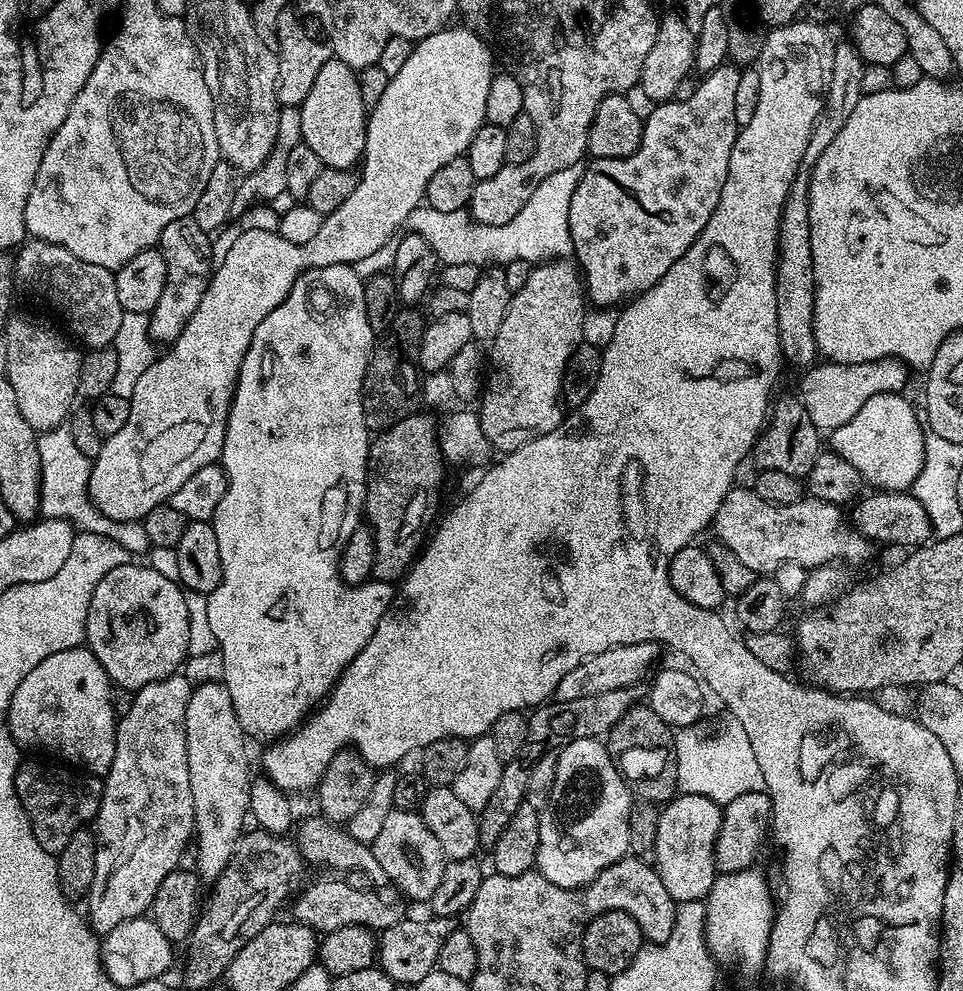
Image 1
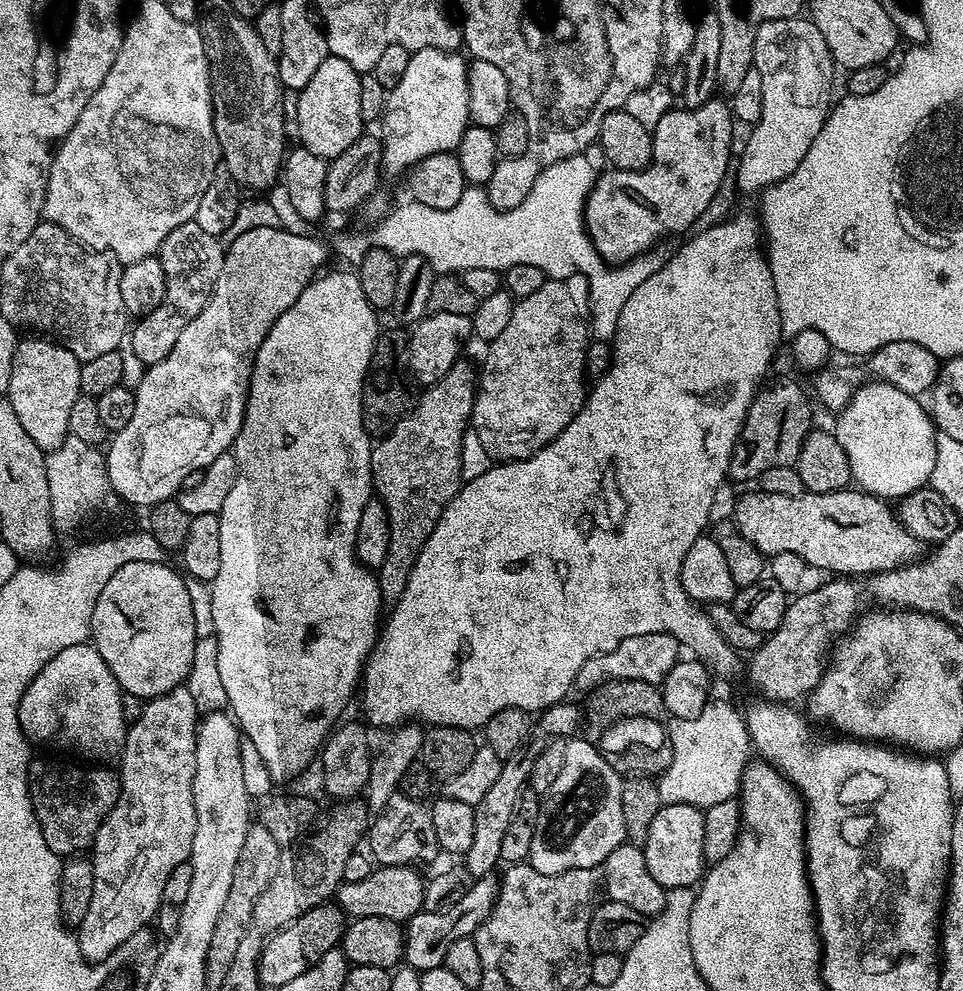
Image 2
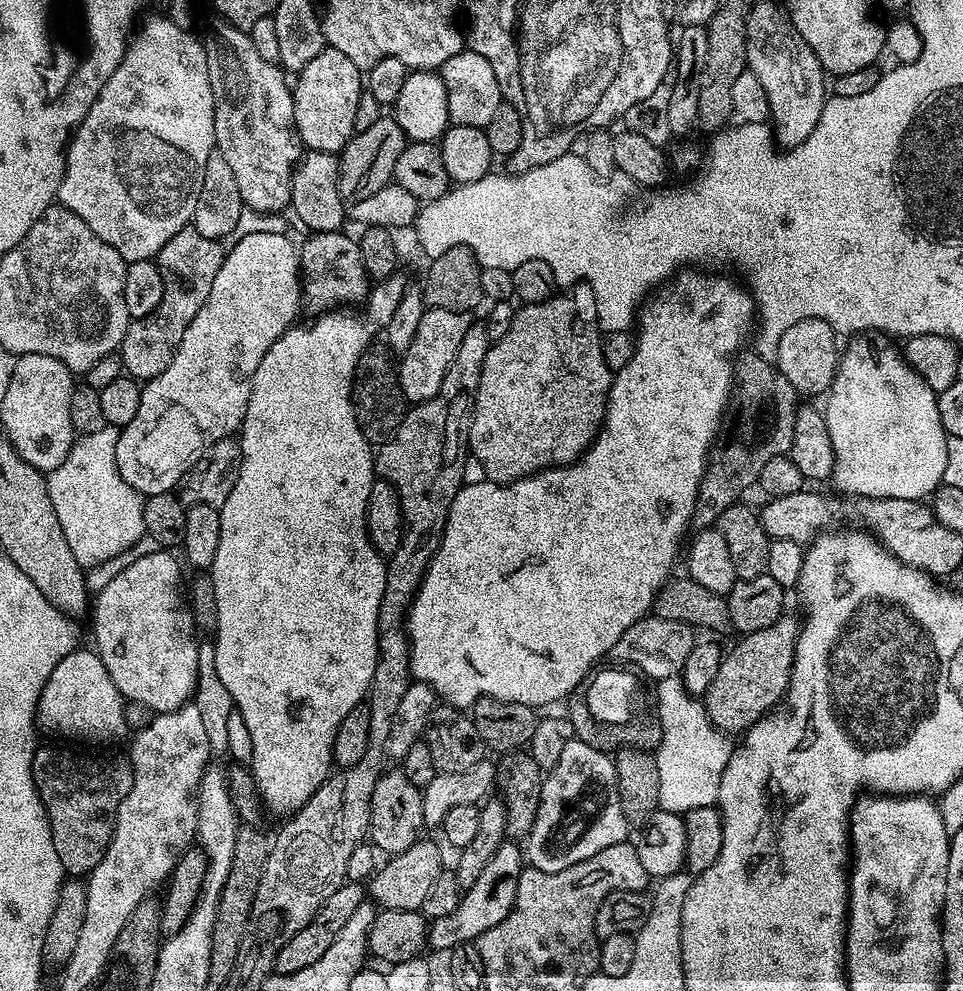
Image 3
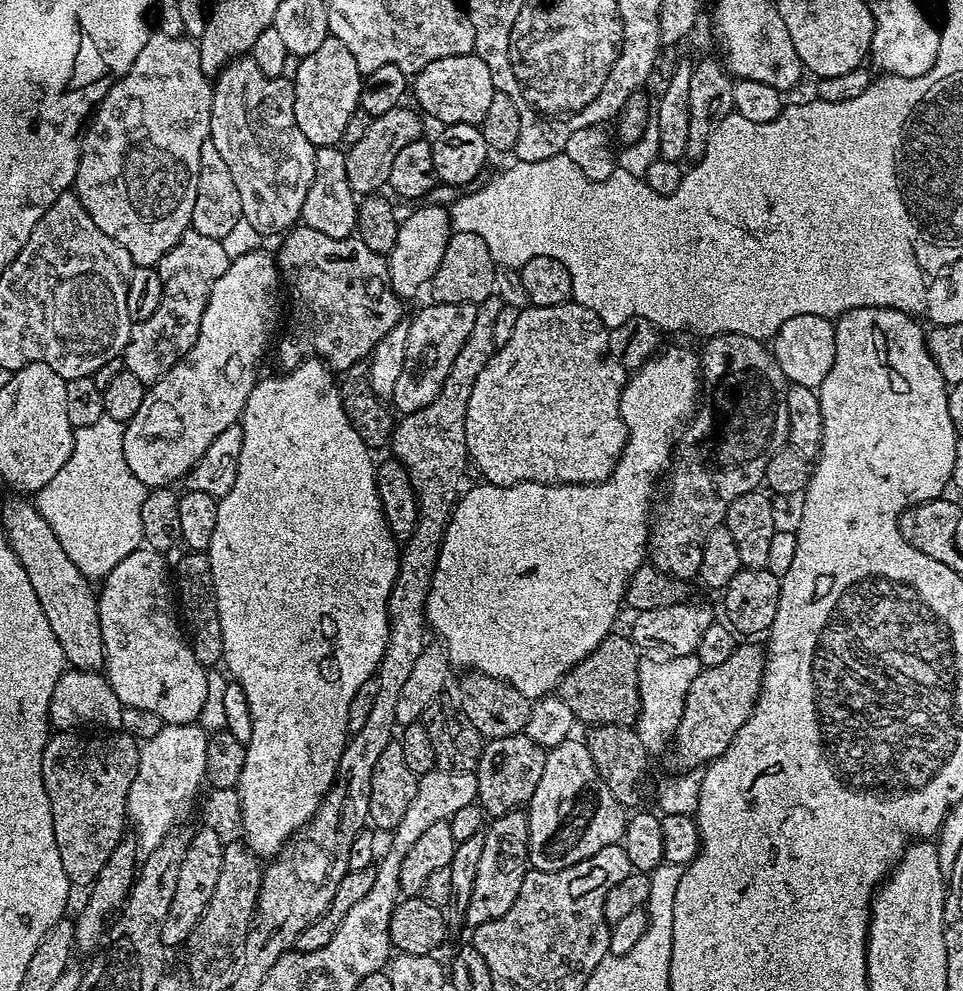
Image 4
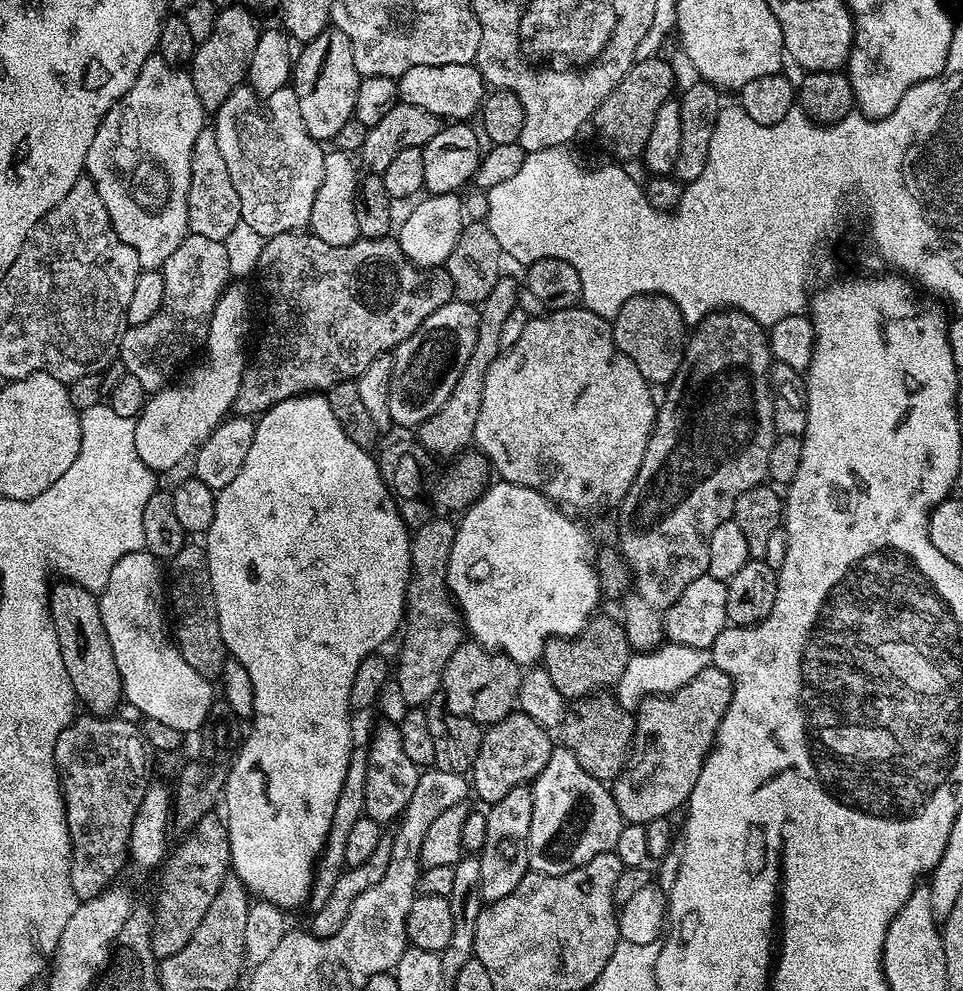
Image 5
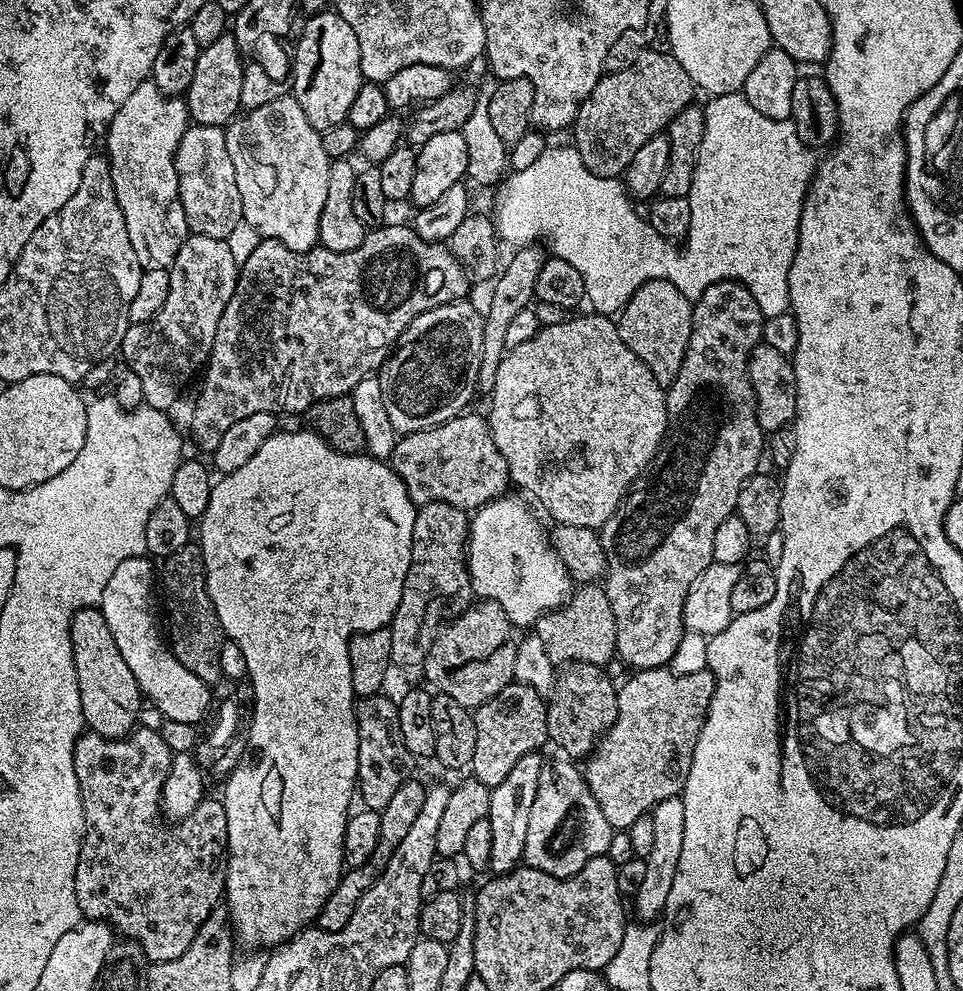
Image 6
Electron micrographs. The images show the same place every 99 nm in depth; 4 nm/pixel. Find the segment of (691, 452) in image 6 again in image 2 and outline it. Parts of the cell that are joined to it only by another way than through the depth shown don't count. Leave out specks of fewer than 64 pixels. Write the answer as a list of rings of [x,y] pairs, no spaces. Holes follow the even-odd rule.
[[[776,380],[765,383],[752,400],[744,419],[740,439],[736,441],[728,476],[736,480],[759,481],[762,472],[774,467],[793,467],[802,454],[802,442],[806,442],[814,427],[809,393],[796,380]]]

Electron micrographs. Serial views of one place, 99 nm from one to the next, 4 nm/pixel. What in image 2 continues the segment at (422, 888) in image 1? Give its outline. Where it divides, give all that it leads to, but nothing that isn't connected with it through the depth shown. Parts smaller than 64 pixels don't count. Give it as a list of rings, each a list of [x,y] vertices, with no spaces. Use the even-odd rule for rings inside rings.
[[[395,794],[371,821],[366,833],[366,844],[377,865],[421,866],[441,855],[438,838],[434,834],[431,811],[421,801],[403,794]]]

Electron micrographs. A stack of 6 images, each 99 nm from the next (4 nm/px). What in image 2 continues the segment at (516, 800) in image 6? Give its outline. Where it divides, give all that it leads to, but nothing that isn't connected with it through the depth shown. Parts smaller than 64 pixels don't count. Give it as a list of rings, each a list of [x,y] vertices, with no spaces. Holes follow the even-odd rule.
[[[485,874],[473,879],[472,888],[450,910],[441,912],[418,911],[403,925],[404,958],[403,963],[421,974],[443,965],[446,950],[450,942],[458,942],[458,938],[475,937],[478,926],[486,922],[490,910],[494,910],[494,902],[500,893],[500,876]]]

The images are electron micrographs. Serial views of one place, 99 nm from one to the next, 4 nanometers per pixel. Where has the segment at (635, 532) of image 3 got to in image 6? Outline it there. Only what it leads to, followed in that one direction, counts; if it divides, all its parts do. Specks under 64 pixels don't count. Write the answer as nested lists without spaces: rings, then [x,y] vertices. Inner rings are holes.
[[[512,495],[499,496],[497,500],[491,500],[489,504],[475,509],[468,529],[468,573],[472,579],[473,593],[477,597],[500,604],[513,624],[532,626],[547,612],[553,612],[555,608],[568,603],[574,591],[574,581],[558,558],[549,533],[548,536],[544,533],[539,518],[518,497]]]

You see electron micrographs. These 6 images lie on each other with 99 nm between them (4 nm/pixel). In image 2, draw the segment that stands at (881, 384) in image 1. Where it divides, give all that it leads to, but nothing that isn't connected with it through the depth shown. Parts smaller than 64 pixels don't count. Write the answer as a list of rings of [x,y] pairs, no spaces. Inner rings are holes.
[[[886,342],[886,346],[876,349],[871,356],[863,361],[864,372],[860,368],[855,368],[855,363],[844,362],[841,368],[828,366],[820,369],[815,376],[814,390],[815,399],[833,412],[839,412],[850,402],[850,398],[859,390],[861,384],[865,383],[866,377],[872,382],[883,382],[902,390],[902,394],[910,394],[917,398],[931,393],[932,387],[936,385],[936,376],[940,372],[941,361],[936,359],[930,350],[924,346],[918,346],[918,342]]]

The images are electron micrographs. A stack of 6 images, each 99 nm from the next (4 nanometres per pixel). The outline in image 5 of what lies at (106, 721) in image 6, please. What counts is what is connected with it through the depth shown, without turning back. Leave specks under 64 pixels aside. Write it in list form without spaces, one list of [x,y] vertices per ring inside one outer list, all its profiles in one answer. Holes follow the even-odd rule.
[[[61,579],[51,585],[48,593],[48,609],[54,622],[54,634],[58,634],[58,650],[62,650],[62,662],[66,662],[66,674],[76,691],[77,701],[84,704],[93,716],[108,718],[119,704],[124,691],[118,674],[118,662],[114,662],[114,650],[110,650],[110,638],[106,638],[106,626],[102,626],[100,601],[97,593],[88,592],[82,585]]]

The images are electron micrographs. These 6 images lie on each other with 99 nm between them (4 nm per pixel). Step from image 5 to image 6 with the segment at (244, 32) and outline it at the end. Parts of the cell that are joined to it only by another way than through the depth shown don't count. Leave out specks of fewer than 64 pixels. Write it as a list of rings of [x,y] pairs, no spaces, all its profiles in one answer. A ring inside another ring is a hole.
[[[226,34],[210,46],[201,48],[198,63],[194,65],[194,78],[186,93],[188,119],[193,125],[214,126],[224,128],[235,120],[241,111],[242,74],[245,61],[240,60],[242,50],[236,45],[235,35]]]

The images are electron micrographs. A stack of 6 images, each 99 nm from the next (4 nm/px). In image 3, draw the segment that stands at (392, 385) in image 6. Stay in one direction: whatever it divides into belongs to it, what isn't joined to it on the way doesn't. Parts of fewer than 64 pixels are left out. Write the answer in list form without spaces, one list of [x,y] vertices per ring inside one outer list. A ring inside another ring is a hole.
[[[436,308],[425,311],[422,322],[418,322],[414,342],[410,342],[410,346],[398,360],[400,389],[405,401],[420,404],[438,394],[438,386],[442,386],[442,378],[446,378],[446,370],[450,370],[450,362],[454,362],[454,354],[458,354],[458,346],[462,338],[466,338],[466,330],[470,330],[473,322],[472,312]]]

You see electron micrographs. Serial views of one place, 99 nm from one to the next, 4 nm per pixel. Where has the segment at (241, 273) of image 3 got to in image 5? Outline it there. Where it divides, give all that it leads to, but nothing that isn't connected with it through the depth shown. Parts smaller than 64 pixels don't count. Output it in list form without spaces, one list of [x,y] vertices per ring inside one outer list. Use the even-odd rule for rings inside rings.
[[[229,283],[214,306],[214,314],[210,318],[210,330],[202,349],[204,361],[185,380],[177,379],[169,383],[167,388],[151,393],[140,415],[135,419],[134,445],[137,446],[138,457],[157,474],[178,467],[187,456],[189,459],[202,441],[233,411],[238,398],[238,386],[242,386],[242,374],[246,367],[244,339],[248,336],[248,292],[236,284],[239,283]]]

